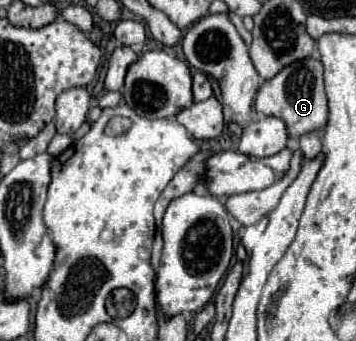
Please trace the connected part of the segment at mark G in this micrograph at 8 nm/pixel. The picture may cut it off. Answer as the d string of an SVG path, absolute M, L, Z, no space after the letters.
M307 58L283 68L275 78L263 82L257 98L255 110L265 116L277 116L287 124L289 138L299 138L309 132L323 132L327 124L327 96L323 86L323 64L315 58Z

